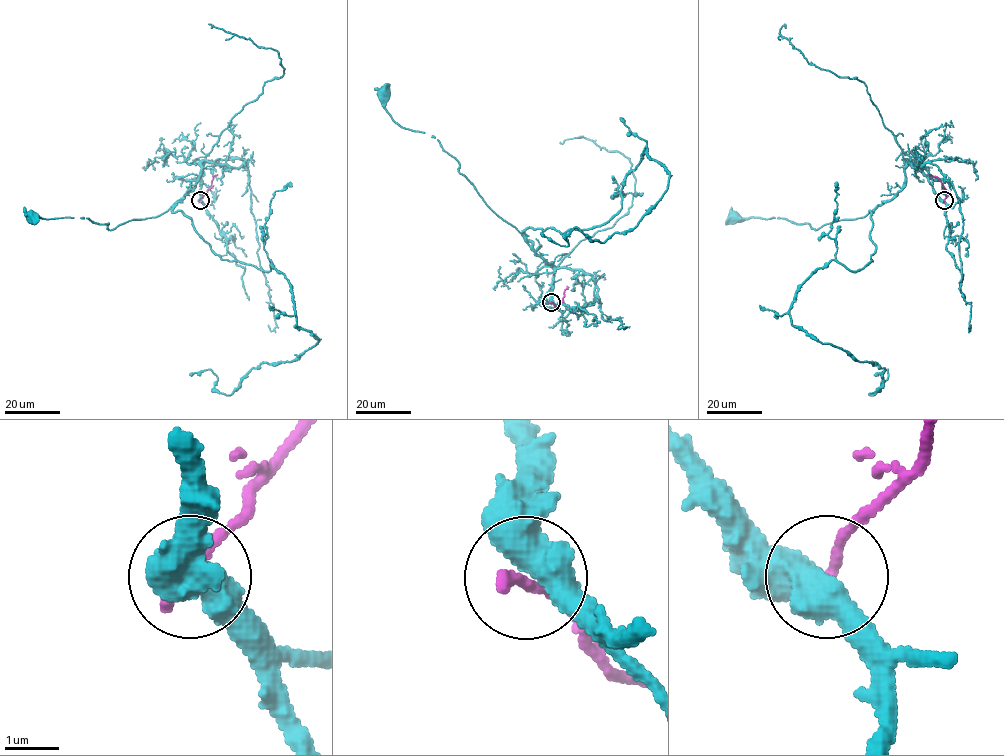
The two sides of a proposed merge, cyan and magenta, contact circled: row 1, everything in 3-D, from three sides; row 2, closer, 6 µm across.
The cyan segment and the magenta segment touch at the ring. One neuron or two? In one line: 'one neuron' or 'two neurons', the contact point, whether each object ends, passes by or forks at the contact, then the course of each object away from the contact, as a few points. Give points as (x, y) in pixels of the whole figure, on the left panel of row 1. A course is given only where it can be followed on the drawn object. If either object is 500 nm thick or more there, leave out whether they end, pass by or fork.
two neurons | (200, 200) | cyan via (200, 201), (203, 162), (194, 187), (153, 217), (129, 220), (112, 230), (108, 223), (86, 218), (33, 217) | magenta via (200, 201), (215, 175)

